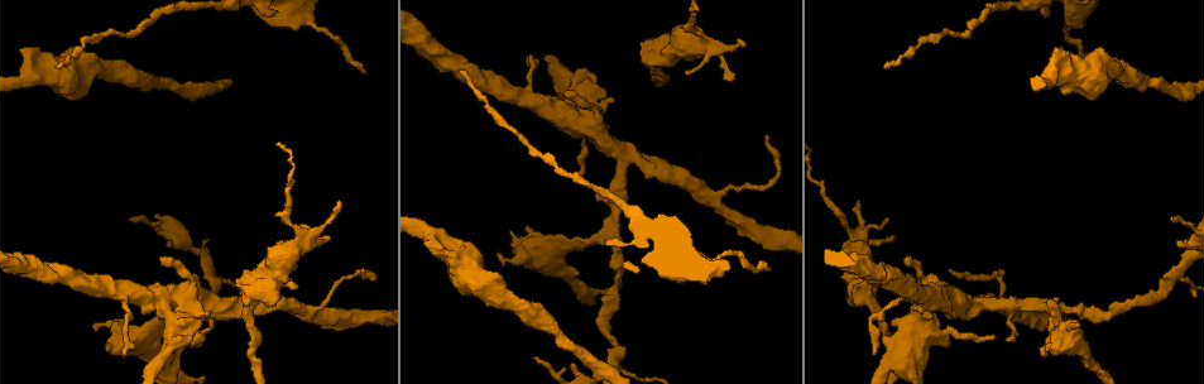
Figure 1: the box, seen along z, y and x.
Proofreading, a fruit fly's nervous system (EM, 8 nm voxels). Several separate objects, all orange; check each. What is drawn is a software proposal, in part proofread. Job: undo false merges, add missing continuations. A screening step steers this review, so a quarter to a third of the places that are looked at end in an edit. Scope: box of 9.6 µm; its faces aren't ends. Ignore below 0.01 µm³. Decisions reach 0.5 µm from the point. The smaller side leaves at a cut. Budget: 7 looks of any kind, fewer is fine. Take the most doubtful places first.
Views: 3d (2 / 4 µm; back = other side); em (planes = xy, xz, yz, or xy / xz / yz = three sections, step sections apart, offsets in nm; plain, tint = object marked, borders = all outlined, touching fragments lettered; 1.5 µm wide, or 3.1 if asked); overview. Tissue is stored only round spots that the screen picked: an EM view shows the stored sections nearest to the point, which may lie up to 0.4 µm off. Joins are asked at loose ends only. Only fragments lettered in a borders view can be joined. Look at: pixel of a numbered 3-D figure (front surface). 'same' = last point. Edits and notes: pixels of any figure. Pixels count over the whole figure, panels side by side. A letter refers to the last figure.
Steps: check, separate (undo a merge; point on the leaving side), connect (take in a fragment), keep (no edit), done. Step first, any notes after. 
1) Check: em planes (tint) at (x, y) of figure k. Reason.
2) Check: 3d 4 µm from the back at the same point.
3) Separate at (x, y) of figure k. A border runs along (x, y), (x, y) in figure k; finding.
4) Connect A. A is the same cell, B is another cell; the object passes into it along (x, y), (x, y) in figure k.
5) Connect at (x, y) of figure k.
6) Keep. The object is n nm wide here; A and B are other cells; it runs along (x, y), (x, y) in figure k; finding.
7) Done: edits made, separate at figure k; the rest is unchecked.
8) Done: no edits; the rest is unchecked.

Check: em planes (borders) at (364, 73) of figure 1. Long arm stops here.

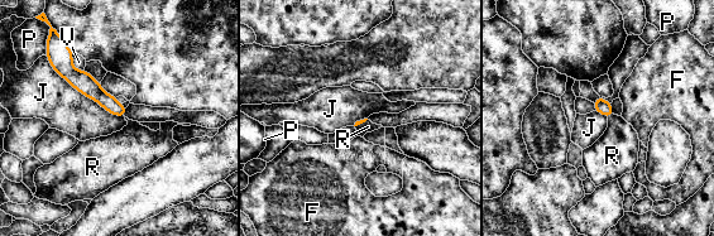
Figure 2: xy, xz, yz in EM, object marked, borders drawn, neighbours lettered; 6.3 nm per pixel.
Keep. The longest contact is with J, 600 nm; F, J, P, R and V are other cells; a border runs along (49, 62), (78, 91), (124, 118) in figure 2; none of them fits.

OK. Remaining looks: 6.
Check: 3d 2 µm from the back at (731, 80) of figure 1. Free end.

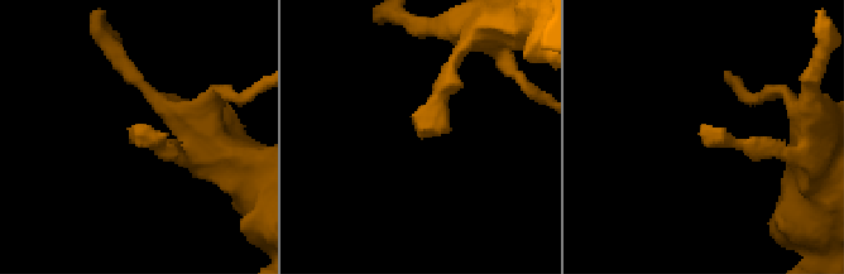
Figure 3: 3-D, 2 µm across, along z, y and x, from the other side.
Check: em planes (borders) at (703, 126) of figure 3.

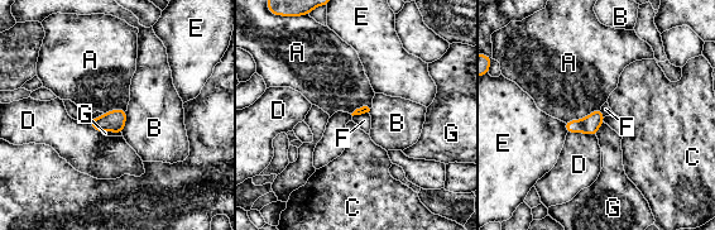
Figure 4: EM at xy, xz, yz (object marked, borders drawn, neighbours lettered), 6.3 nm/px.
Keep. The longest contact is with A, 260 nm; A, B, C, D, E, F and G are other cells; none of them fits.

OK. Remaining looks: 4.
Check: 3d 2 µm at (945, 345) of figure 1.

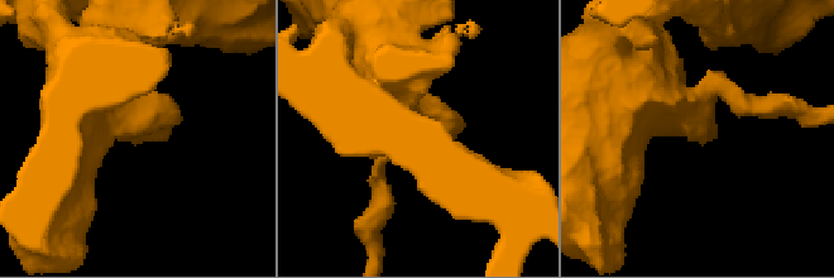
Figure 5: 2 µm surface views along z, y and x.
Check: em planes (plain) at (171, 133) of figure 5.

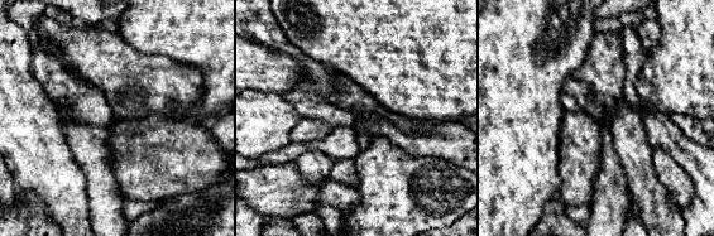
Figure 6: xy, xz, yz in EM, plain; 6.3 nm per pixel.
Check: em planes (borders) at the same point. See the neighbours.

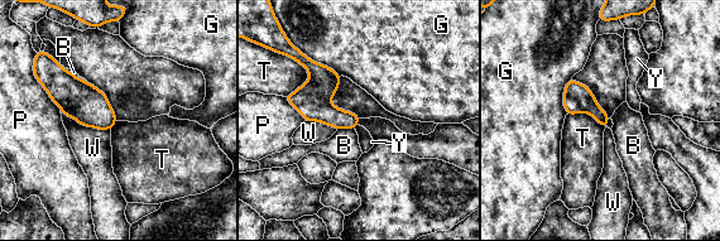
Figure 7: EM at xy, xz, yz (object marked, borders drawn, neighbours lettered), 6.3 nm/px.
Keep. B, G, P, T, W and Y are other cells; a border runs along (340, 76), (330, 102), (360, 117) in figure 7; no lettered fragment goes on from it.

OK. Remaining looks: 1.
Done: no edits; the rest is unchecked.

